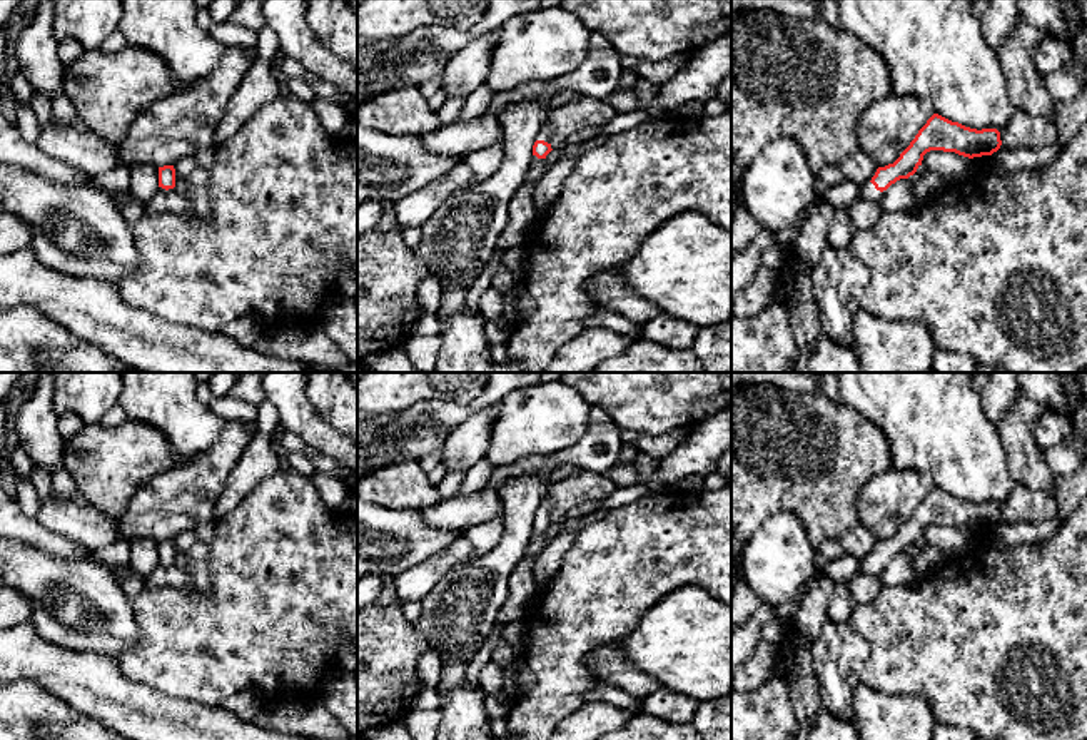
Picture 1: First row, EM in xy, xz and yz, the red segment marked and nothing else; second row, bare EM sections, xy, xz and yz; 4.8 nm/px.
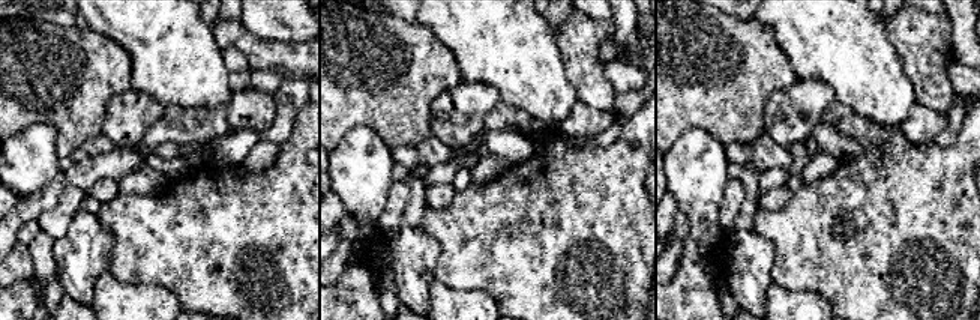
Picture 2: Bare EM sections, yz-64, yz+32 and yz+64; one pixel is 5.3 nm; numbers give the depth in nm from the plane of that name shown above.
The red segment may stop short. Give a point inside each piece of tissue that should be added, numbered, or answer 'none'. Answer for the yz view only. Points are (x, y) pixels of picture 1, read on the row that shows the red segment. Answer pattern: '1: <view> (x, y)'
1: yz (869, 192)

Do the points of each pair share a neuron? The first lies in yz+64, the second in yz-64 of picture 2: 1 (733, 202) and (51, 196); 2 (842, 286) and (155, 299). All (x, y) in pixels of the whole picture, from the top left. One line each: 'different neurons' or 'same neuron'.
1: different neurons
2: different neurons

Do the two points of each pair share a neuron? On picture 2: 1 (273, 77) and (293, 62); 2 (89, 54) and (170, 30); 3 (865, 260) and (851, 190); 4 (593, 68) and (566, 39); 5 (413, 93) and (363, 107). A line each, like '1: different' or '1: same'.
1: different
2: different
3: same
4: same
5: same

